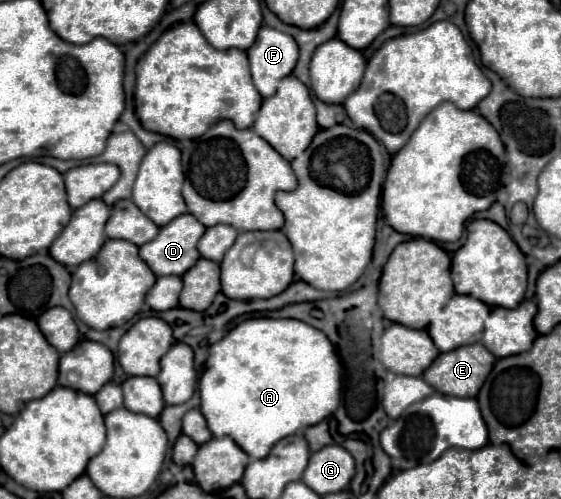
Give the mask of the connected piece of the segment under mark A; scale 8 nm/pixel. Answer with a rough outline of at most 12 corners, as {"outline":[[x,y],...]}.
{"outline":[[293,318],[209,348],[201,414],[253,460],[329,418],[341,362]]}

